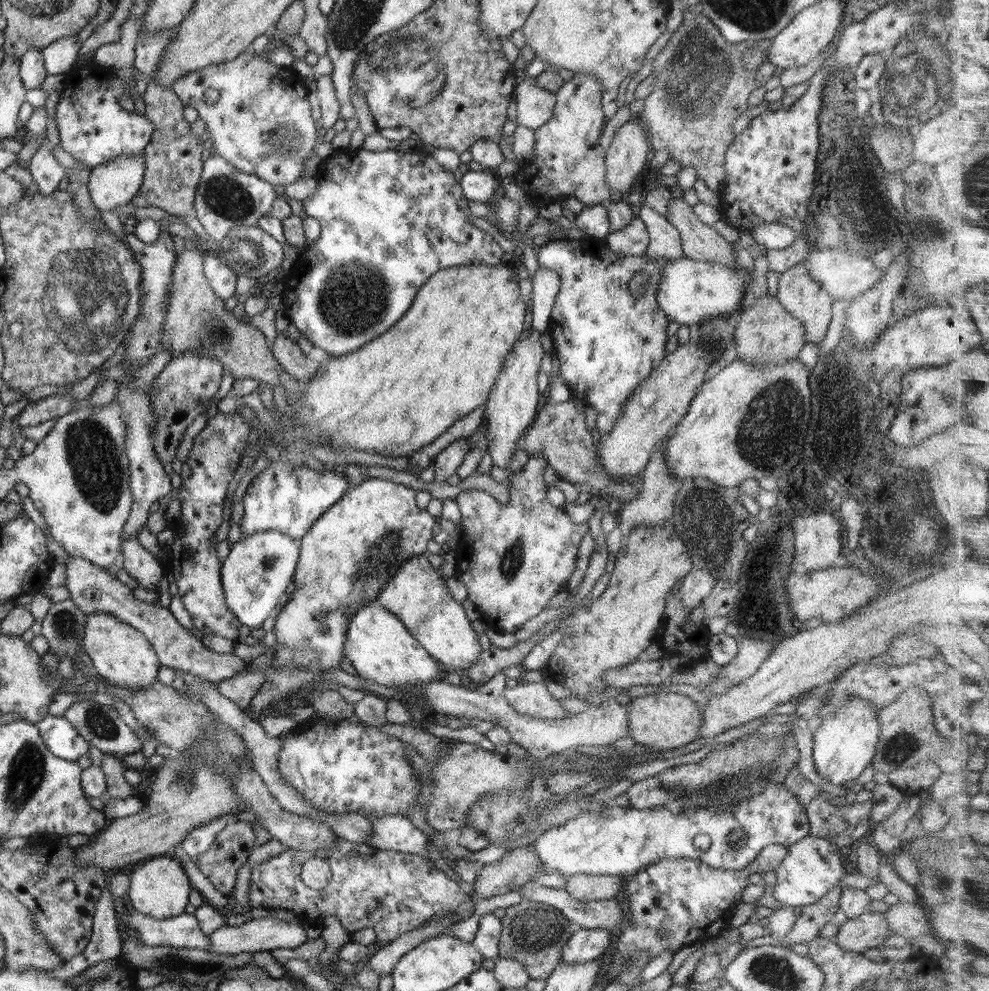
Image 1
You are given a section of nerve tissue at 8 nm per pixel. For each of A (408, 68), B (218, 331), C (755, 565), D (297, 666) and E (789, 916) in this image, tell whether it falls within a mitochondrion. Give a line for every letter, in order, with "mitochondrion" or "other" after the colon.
A: mitochondrion
B: mitochondrion
C: other
D: mitochondrion
E: other

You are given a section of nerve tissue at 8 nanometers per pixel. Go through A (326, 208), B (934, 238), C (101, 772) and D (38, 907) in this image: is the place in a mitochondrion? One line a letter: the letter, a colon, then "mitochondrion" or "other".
A: other
B: other
C: other
D: other

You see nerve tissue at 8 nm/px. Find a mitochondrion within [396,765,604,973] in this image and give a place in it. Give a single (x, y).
(534, 931)

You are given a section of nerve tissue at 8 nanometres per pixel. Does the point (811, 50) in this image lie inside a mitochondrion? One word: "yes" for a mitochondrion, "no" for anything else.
no

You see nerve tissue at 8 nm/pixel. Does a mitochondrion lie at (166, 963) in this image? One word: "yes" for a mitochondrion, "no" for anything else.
yes

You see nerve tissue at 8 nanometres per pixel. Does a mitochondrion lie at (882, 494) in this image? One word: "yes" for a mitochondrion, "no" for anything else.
no

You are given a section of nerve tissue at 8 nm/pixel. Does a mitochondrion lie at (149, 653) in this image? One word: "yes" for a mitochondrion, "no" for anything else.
no

